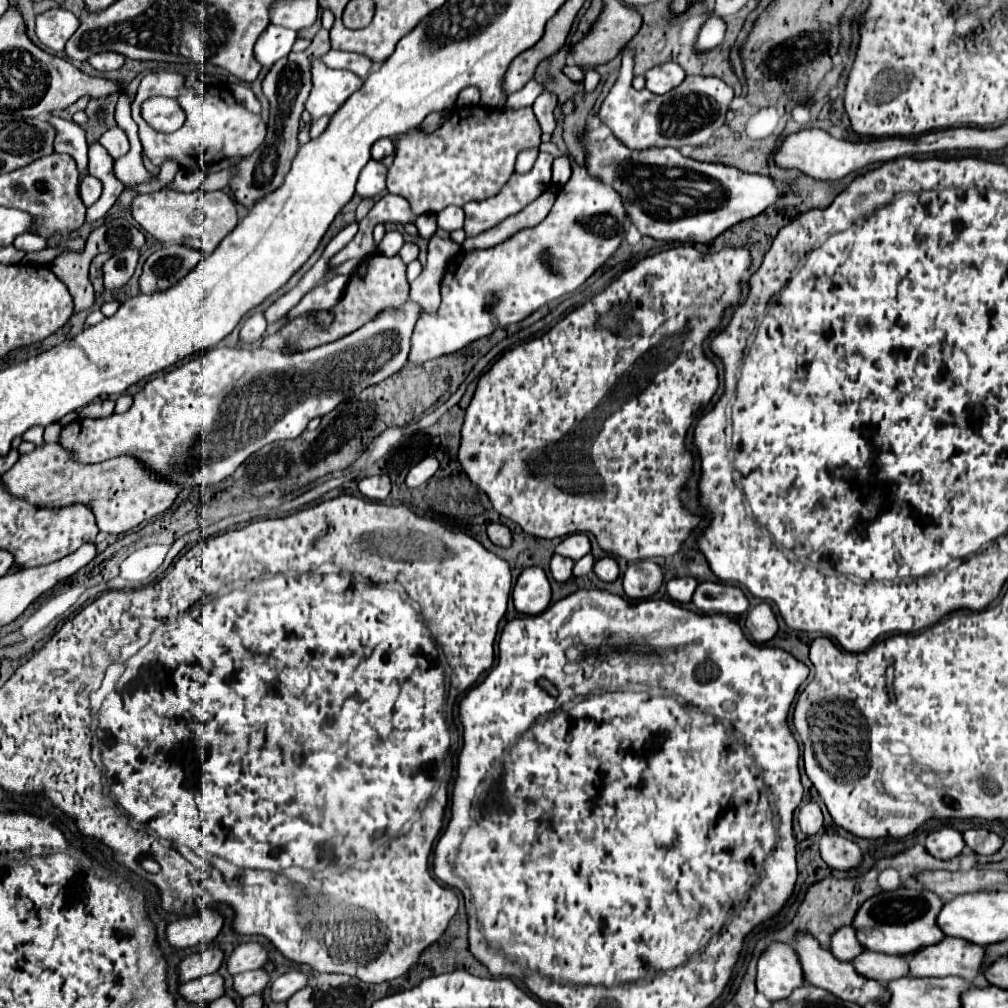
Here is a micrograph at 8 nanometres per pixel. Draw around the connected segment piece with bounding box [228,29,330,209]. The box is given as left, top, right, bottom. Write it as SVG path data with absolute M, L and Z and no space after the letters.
M320 29L306 51L290 53L288 57L282 57L280 61L276 61L272 65L272 69L264 77L262 89L264 89L264 95L270 101L268 135L266 135L264 143L250 157L242 157L236 163L236 173L230 177L230 183L228 183L236 201L242 203L246 209L250 209L264 195L278 189L278 185L282 185L286 171L290 169L290 161L294 159L294 155L298 151L298 143L296 143L298 121L300 121L300 115L304 111L304 101L306 101L306 97L312 89L312 85L310 85L310 63L316 57L326 55L328 51L330 51L328 31Z

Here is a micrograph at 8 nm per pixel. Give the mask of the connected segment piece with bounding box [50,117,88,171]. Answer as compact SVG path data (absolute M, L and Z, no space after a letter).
M50 117L50 123L56 127L56 149L58 153L68 153L76 159L78 169L84 171L88 167L88 145L84 129L72 121Z

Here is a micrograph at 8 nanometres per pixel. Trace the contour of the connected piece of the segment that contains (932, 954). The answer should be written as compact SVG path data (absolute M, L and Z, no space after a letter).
M944 937L936 945L930 945L930 947L918 951L918 953L906 955L906 961L908 961L910 973L914 977L948 977L948 975L956 975L956 977L972 981L982 969L984 955L986 955L986 949L980 947L980 945L974 945L970 941L964 941L964 939Z

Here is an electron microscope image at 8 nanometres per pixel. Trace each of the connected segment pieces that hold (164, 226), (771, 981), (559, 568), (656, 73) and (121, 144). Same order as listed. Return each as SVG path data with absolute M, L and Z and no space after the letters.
M162 189L158 193L136 195L130 205L130 213L144 227L144 231L154 235L158 241L162 241L162 243L168 243L168 241L182 243L184 241L184 245L188 245L192 249L200 249L206 255L210 255L218 247L218 243L238 223L236 203L224 191L204 193L202 189L198 189L192 193L180 193L174 189Z
M772 943L758 961L758 991L774 1003L786 999L798 985L804 985L804 973L796 949L786 943Z
M554 555L550 561L550 573L556 581L568 581L572 577L572 567L574 567L574 561L560 555Z
M670 61L670 63L662 63L658 67L652 67L650 71L646 71L644 77L646 77L648 91L652 91L656 95L664 95L664 93L672 91L674 87L678 87L684 81L686 73L678 63Z
M110 127L100 137L100 145L108 149L108 153L110 153L114 160L128 153L128 139L126 139L126 133L120 127Z

